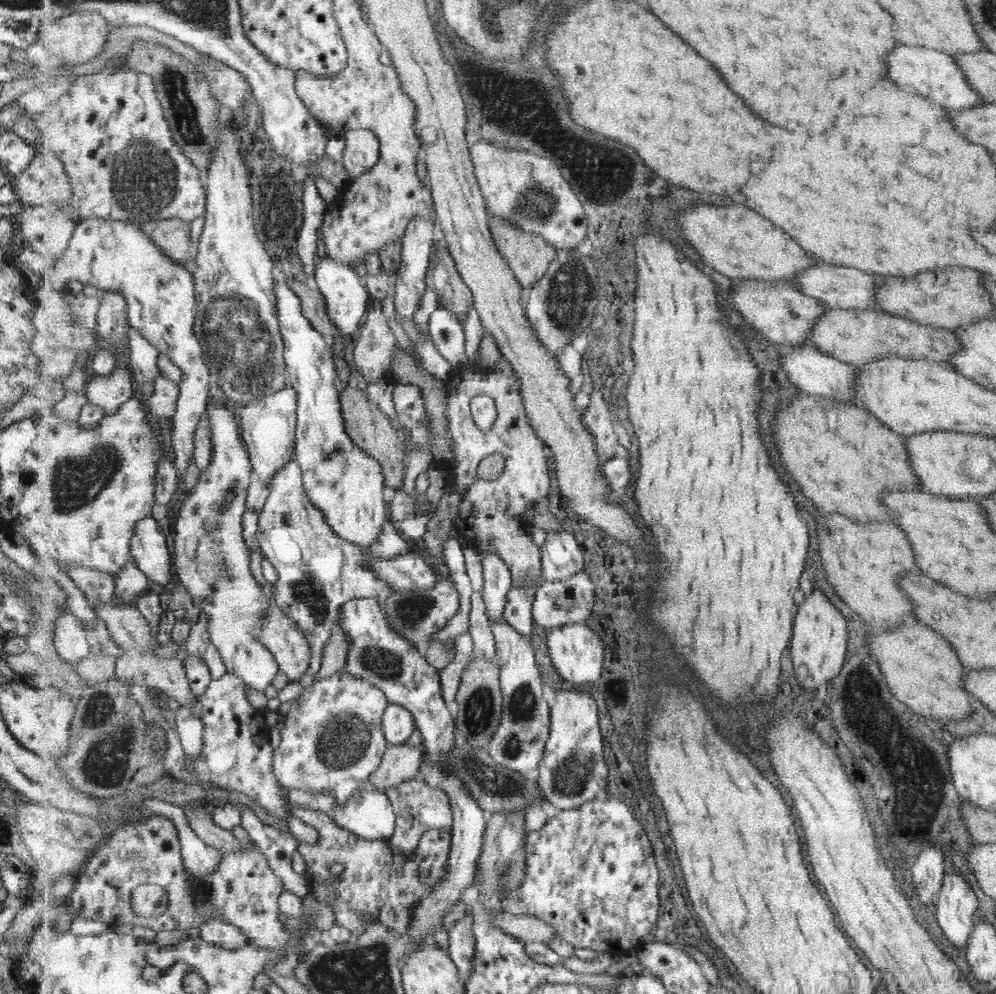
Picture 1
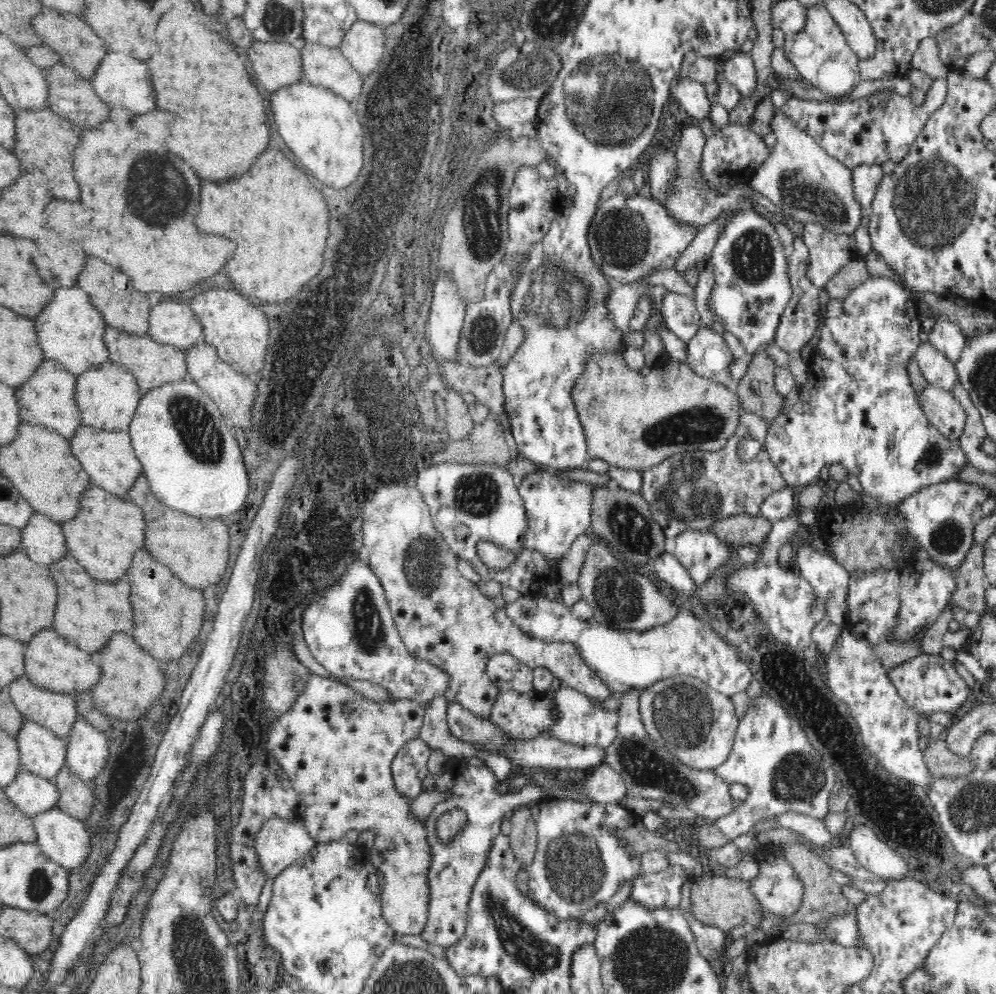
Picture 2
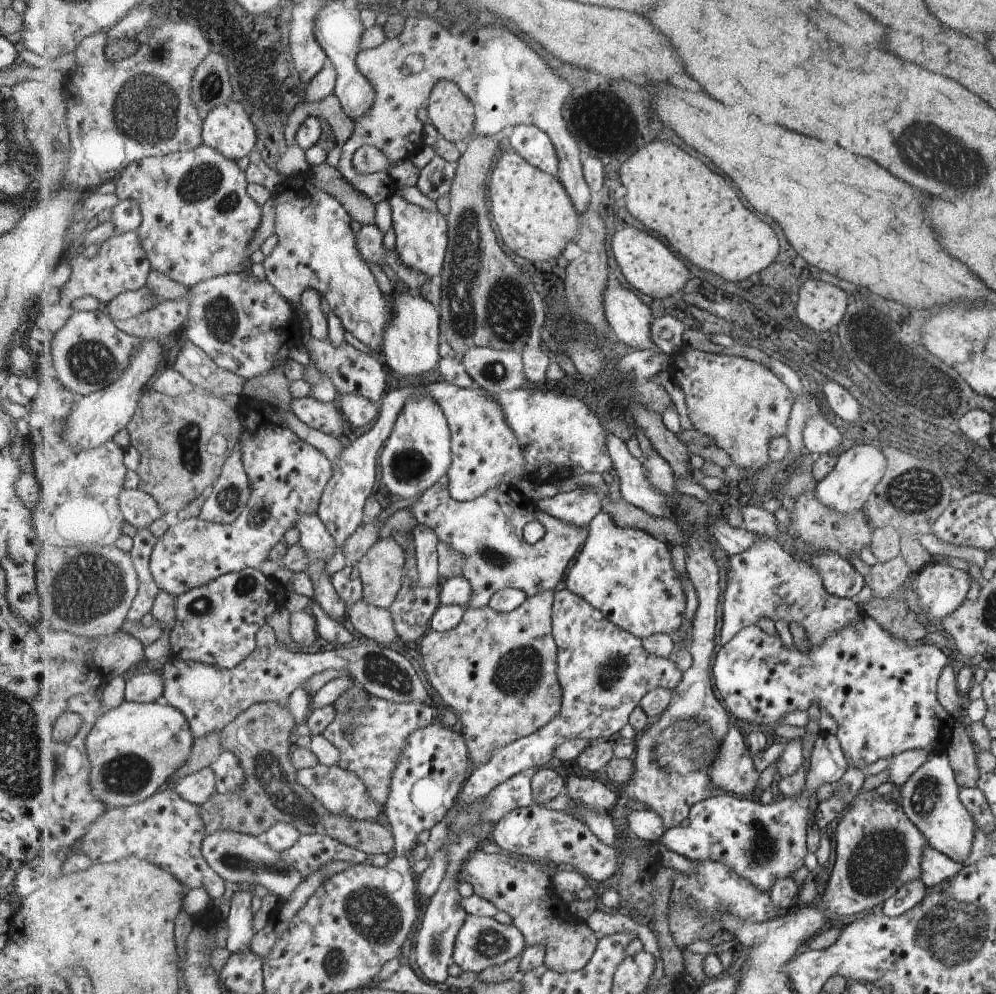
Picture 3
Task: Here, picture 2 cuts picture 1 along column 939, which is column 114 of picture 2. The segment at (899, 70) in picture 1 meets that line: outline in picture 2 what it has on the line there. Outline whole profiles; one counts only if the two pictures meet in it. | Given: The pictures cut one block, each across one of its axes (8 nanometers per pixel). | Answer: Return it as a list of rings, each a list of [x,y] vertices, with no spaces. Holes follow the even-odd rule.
[[[109,51],[101,59],[100,66],[96,68],[91,82],[98,97],[110,106],[121,104],[131,111],[136,111],[134,108],[142,108],[140,114],[148,114],[148,110],[156,108],[156,98],[152,98],[150,70],[146,62],[138,62],[126,54],[118,54],[118,51]]]

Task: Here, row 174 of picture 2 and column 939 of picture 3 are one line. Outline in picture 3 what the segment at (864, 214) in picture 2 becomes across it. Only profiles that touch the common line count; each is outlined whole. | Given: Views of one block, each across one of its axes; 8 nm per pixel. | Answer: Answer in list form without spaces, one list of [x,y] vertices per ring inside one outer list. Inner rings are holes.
[[[927,846],[920,856],[919,879],[925,887],[933,887],[947,880],[947,878],[951,879],[960,867],[961,864],[953,862],[943,853]]]

